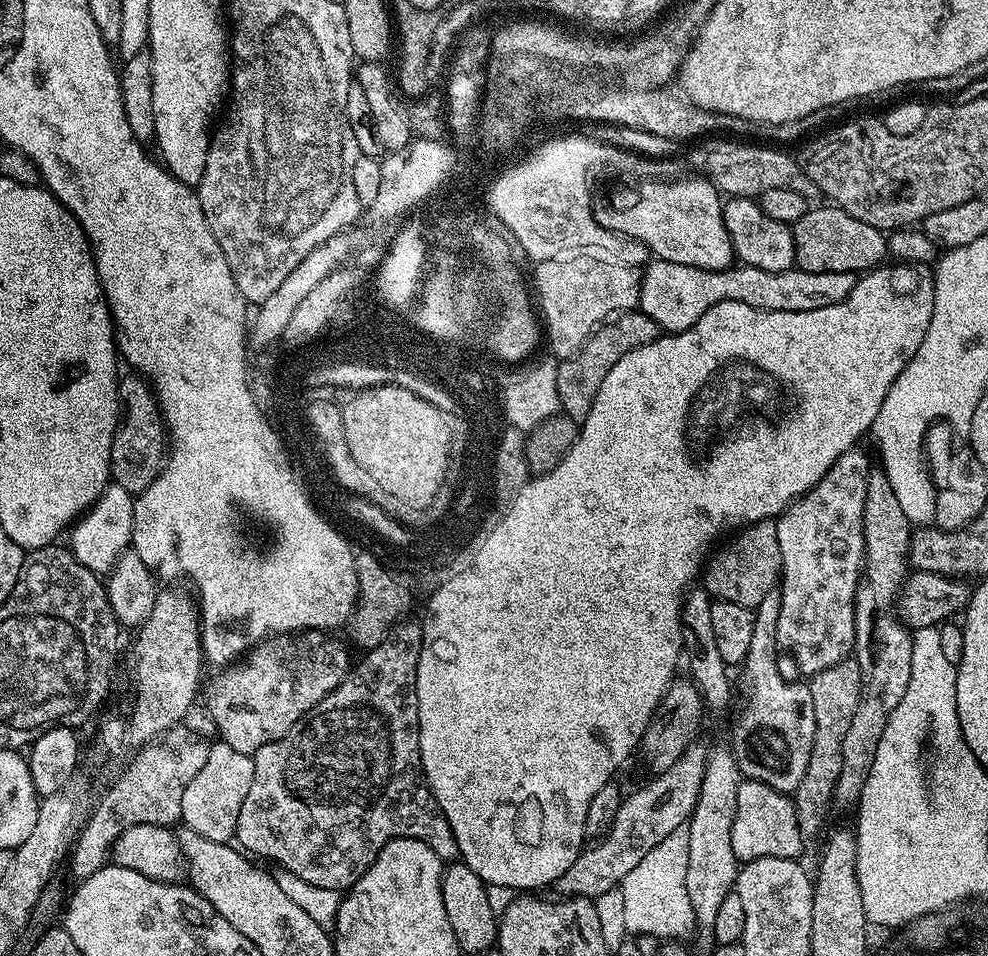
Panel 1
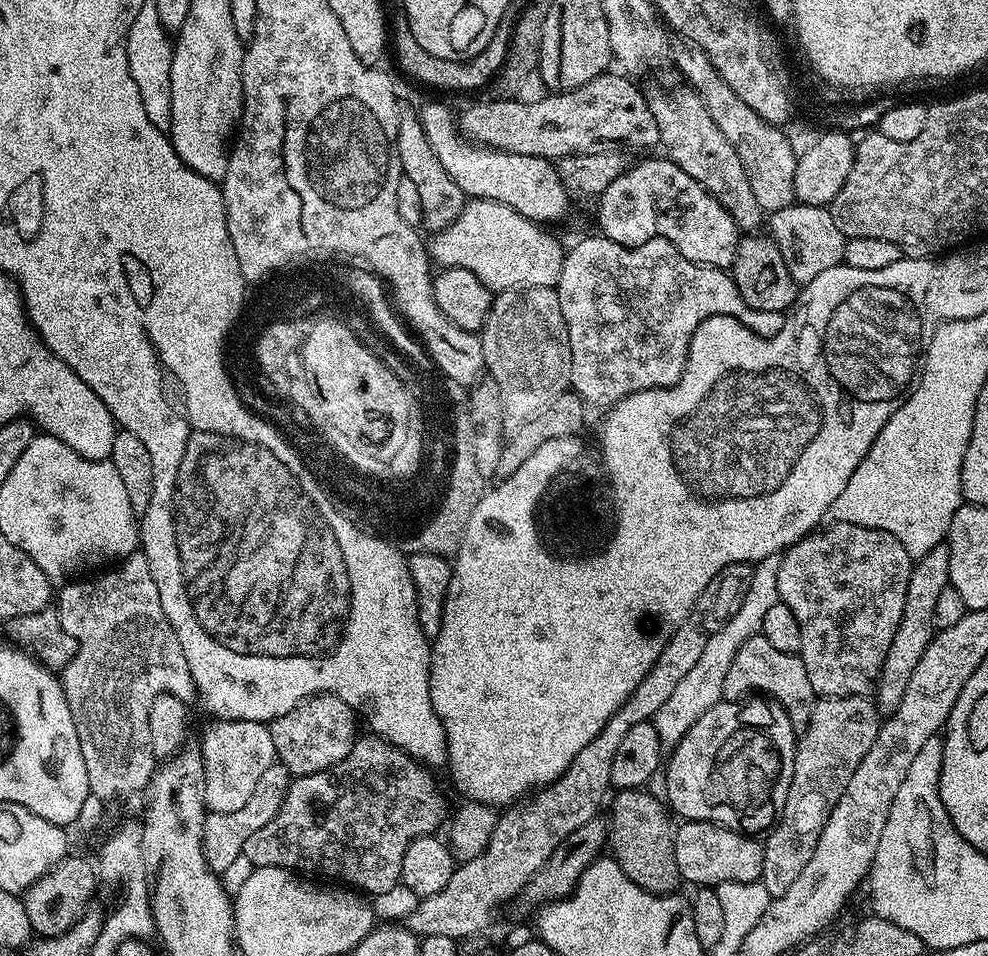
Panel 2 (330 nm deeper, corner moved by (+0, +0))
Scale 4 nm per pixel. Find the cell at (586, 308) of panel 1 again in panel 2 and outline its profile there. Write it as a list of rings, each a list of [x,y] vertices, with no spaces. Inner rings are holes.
[[[530,286],[529,288],[505,288],[492,301],[492,309],[479,333],[487,375],[496,383],[504,403],[504,431],[511,434],[526,426],[530,418],[538,418],[558,394],[569,391],[572,378],[572,355],[566,330],[566,318],[562,318],[562,306],[558,306],[555,288]]]

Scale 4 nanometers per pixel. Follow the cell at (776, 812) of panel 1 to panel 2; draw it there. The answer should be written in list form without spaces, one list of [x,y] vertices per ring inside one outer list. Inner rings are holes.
[[[684,820],[683,823],[675,829],[674,832],[674,858],[678,862],[678,870],[680,871],[681,881],[692,883],[692,886],[715,886],[725,884],[726,882],[754,882],[759,880],[762,874],[762,858],[764,857],[764,845],[755,835],[735,832],[729,828],[724,828],[721,824],[711,824],[705,820]]]

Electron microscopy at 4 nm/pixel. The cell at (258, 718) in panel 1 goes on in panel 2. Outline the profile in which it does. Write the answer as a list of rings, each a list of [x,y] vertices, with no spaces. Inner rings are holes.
[[[317,694],[309,696],[301,704],[296,704],[290,714],[282,714],[271,721],[274,750],[279,763],[286,766],[289,777],[309,776],[315,772],[324,772],[333,768],[357,742],[358,717],[351,706],[342,702],[342,698]]]

